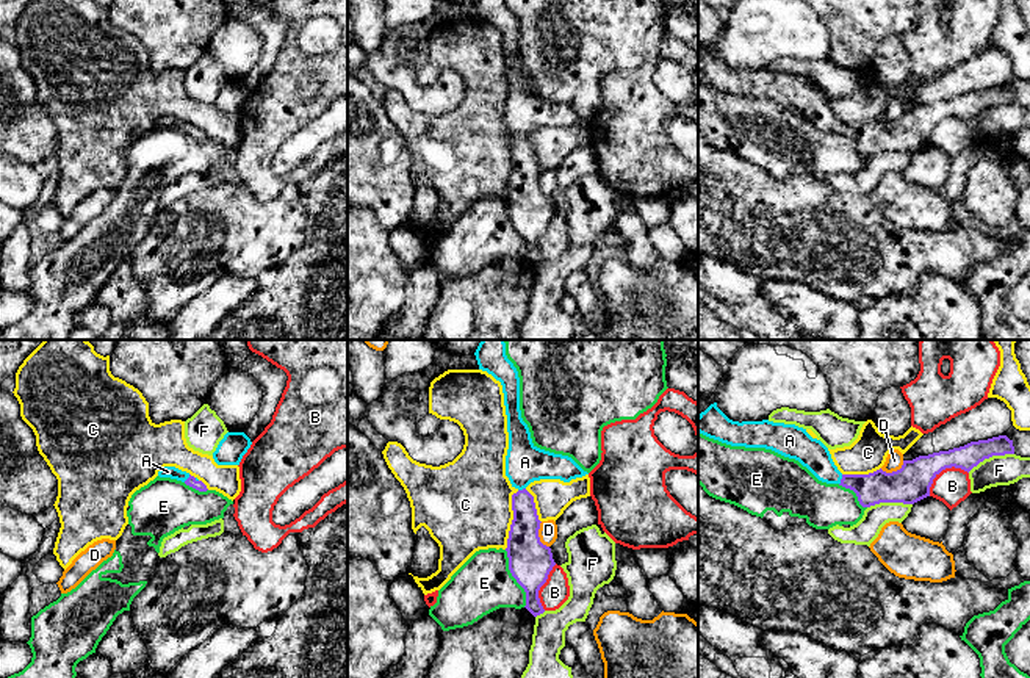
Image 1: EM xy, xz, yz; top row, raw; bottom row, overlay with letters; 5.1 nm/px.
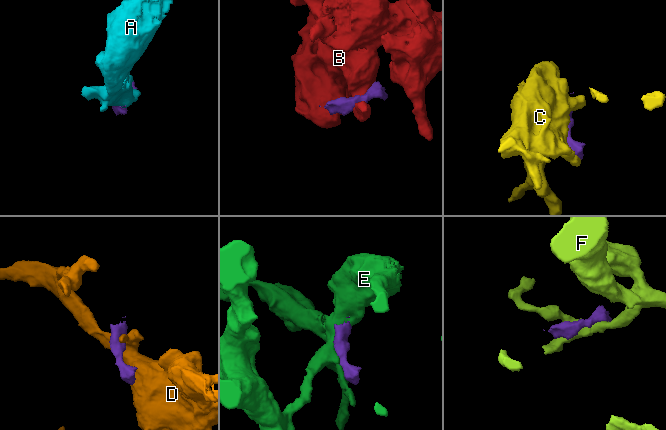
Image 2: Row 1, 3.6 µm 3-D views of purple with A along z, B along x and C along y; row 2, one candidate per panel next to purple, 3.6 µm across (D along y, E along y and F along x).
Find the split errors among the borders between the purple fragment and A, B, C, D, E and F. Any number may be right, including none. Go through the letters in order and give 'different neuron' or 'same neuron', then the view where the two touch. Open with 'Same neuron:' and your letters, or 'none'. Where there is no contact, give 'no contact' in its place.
Same neuron: A
A: same neuron | yz
B: different neuron | yz
C: different neuron | xz
D: different neuron | xz
E: different neuron | xz
F: different neuron | yz

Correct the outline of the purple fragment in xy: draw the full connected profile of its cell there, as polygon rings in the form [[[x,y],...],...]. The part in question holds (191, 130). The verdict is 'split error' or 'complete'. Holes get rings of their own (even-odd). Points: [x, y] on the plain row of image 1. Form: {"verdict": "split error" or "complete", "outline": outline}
{"verdict": "split error", "outline": [[[175,116],[161,117],[158,121],[158,125],[182,130],[186,135],[189,135],[189,136],[193,136],[193,138],[196,138],[199,141],[207,141],[208,139],[207,135],[202,130],[199,130],[197,127],[194,127],[189,122],[182,121],[182,119],[175,117]]]}

